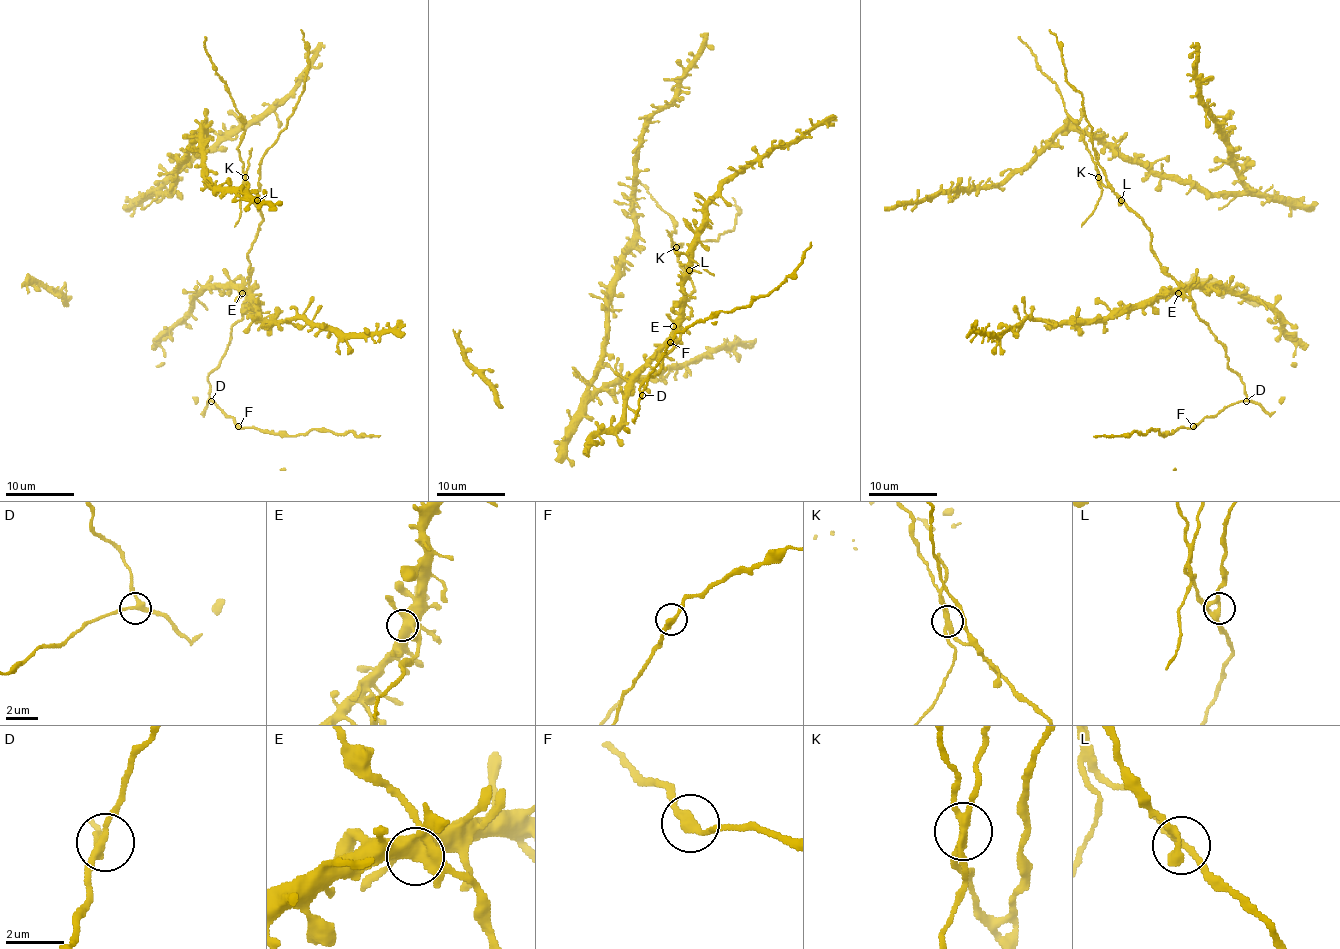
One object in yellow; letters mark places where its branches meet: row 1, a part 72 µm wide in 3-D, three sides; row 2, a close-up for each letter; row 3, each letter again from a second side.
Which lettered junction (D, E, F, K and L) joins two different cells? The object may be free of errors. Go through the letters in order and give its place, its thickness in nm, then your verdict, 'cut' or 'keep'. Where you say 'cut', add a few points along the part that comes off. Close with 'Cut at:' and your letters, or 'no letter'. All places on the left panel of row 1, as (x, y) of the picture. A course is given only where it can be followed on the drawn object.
D: (211, 401) | 240 nm | keep
E: (242, 293) | 460 nm | keep
F: (238, 426) | 280 nm | keep
K: (245, 177) | 240 nm | cut | (245, 176), (235, 226)
L: (257, 200) | 260 nm | keep
Cut at: K

